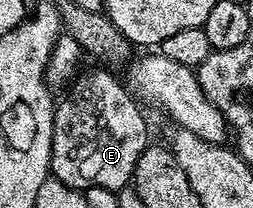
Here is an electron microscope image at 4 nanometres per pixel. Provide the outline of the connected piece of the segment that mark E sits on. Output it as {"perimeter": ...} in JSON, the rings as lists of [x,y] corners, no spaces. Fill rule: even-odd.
{"perimeter":[[[107,68],[90,69],[79,72],[69,86],[66,97],[57,102],[53,119],[51,174],[55,180],[79,191],[92,186],[104,187],[117,192],[125,188],[132,180],[139,157],[150,143],[148,125],[136,105],[137,100]]]}

